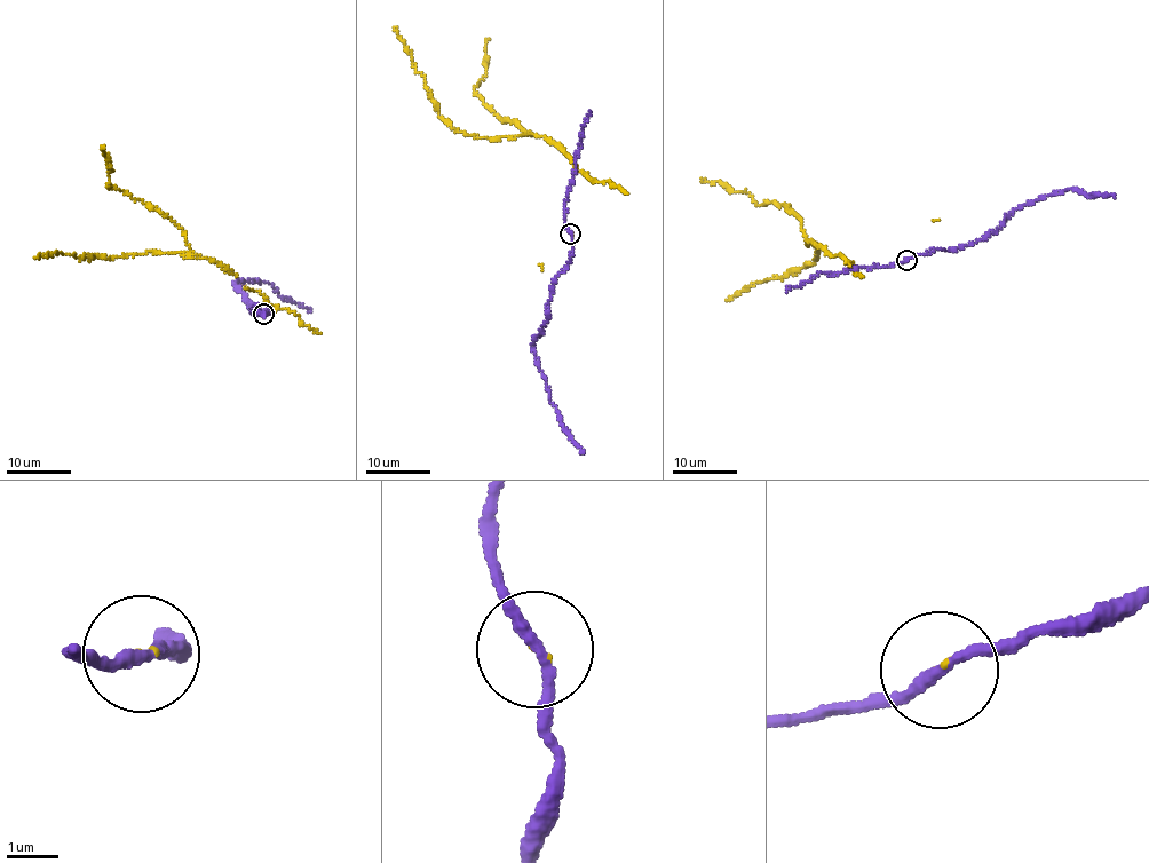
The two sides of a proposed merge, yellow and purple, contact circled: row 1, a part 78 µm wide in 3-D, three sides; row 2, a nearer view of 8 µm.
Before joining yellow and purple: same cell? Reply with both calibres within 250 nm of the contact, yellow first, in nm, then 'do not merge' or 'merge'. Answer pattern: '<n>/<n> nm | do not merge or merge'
50/200 nm | do not merge

